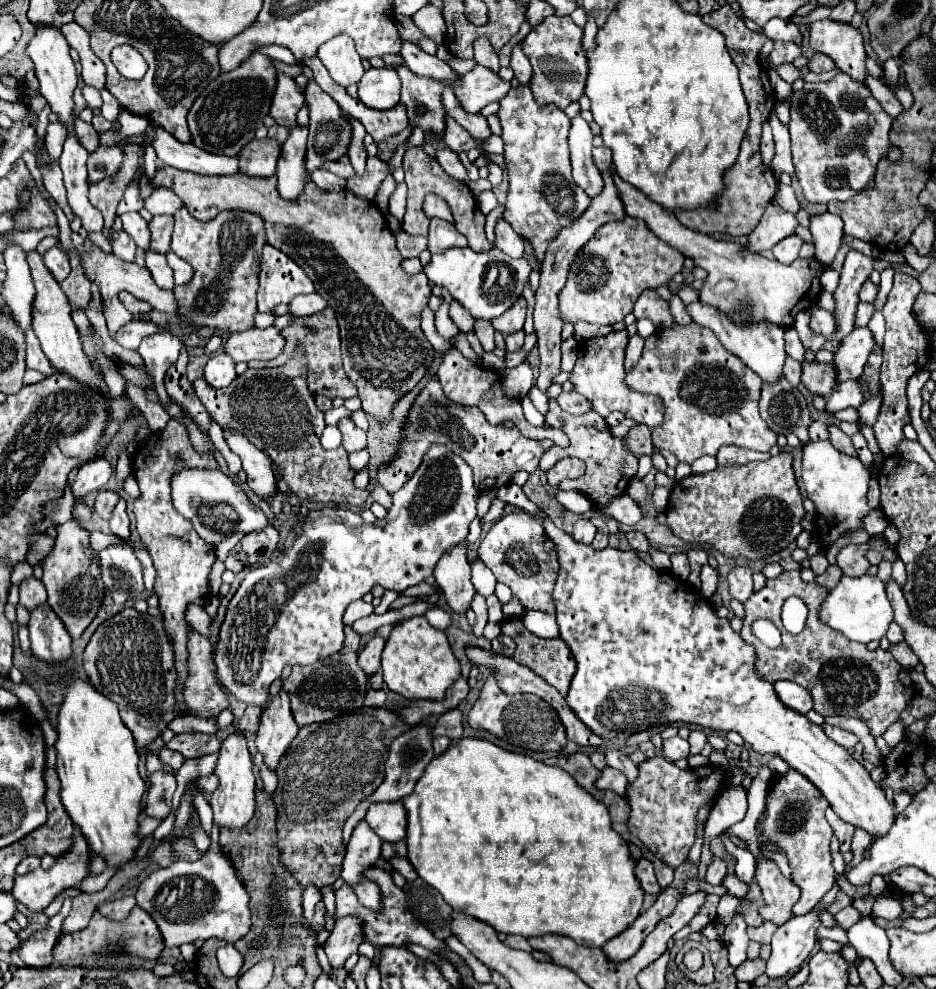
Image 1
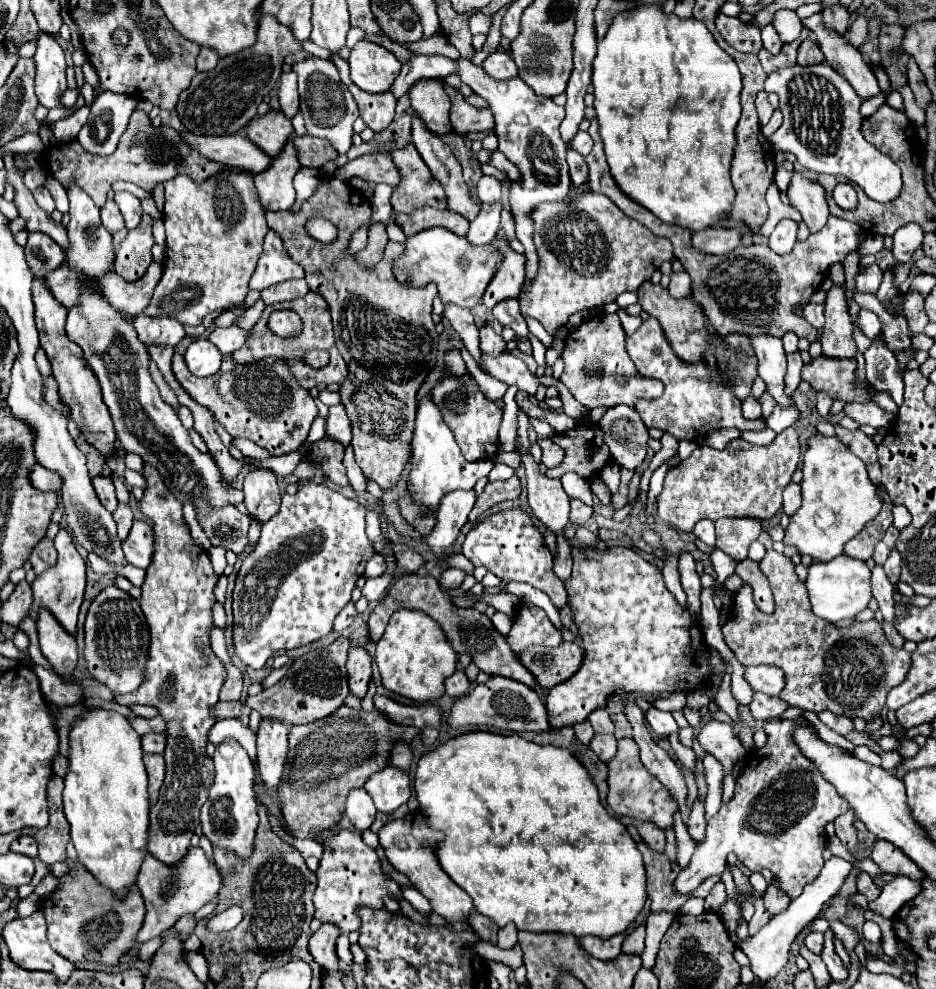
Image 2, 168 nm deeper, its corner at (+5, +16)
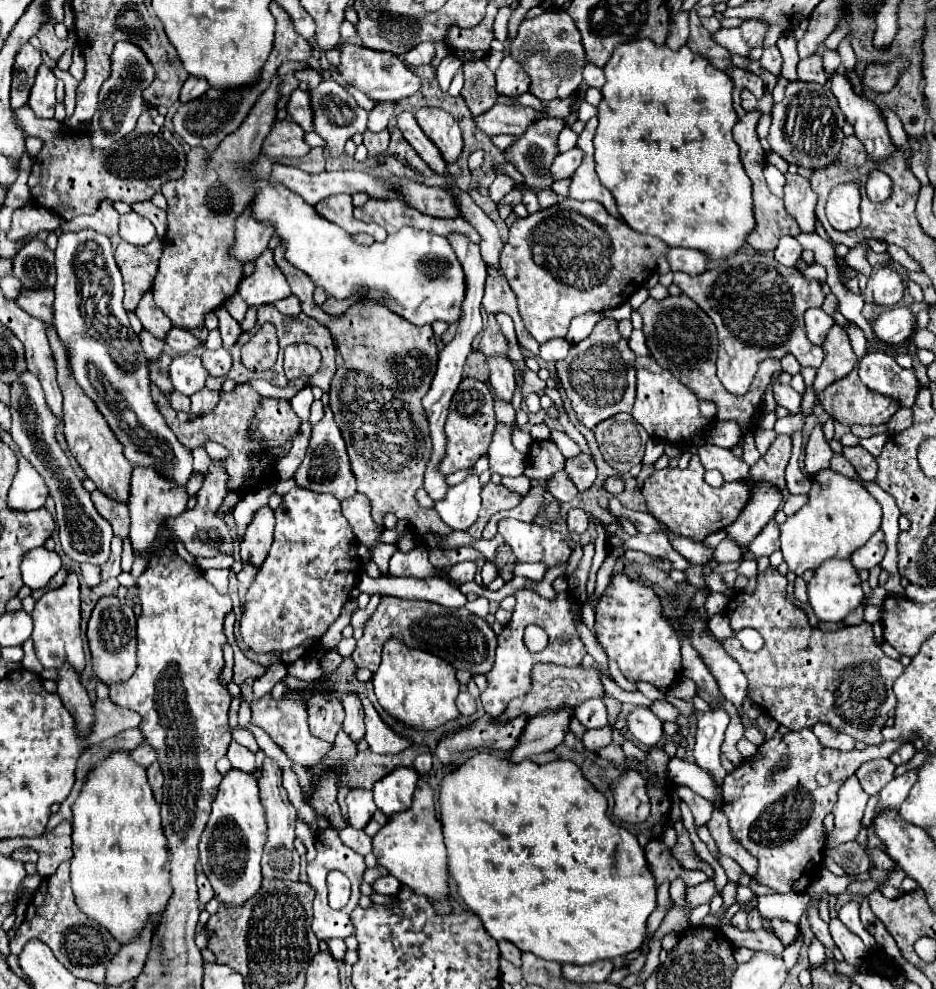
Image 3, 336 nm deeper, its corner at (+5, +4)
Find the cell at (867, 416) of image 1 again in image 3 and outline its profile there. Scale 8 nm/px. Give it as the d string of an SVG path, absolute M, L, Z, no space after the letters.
M868 352L858 366L860 380L874 392L896 400L900 406L912 406L918 394L914 370L904 370L884 352Z

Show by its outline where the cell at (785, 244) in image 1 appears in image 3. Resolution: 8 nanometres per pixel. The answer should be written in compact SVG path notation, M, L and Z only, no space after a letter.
M782 236L774 250L774 258L784 266L796 266L800 254L802 254L802 246L792 236Z

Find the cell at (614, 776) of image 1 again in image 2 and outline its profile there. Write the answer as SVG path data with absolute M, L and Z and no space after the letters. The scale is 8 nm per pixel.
M594 734L594 738L590 740L590 748L598 758L608 762L616 754L616 738L612 734Z

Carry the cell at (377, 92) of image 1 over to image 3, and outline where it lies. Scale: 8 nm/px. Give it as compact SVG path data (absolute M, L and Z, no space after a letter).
M342 44L340 54L342 56L340 56L338 72L342 80L358 88L360 92L364 92L370 100L376 100L376 102L400 100L400 98L406 98L418 92L420 88L420 78L410 68L406 68L398 56L390 52L378 52L378 50L370 50L370 48L356 46L356 44Z

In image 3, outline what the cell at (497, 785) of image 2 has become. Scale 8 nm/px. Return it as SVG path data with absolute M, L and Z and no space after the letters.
M480 752L466 760L462 766L446 774L440 782L440 814L442 814L442 832L444 844L448 848L448 868L450 876L456 884L458 898L480 916L486 932L494 940L508 940L516 944L522 952L532 952L544 960L556 962L572 962L572 964L590 964L596 960L614 960L618 956L626 956L642 946L646 936L646 920L656 908L656 884L648 870L644 850L638 846L634 834L630 834L622 826L614 826L610 818L606 818L606 798L594 790L594 786L584 778L582 770L568 760L554 760L548 764L534 764L530 760L522 760L518 764L498 758L496 754Z

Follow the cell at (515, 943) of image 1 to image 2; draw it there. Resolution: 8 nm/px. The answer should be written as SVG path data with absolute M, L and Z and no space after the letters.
M506 924L498 932L498 946L500 948L514 948L516 944L518 944L518 930L514 928L514 924Z

